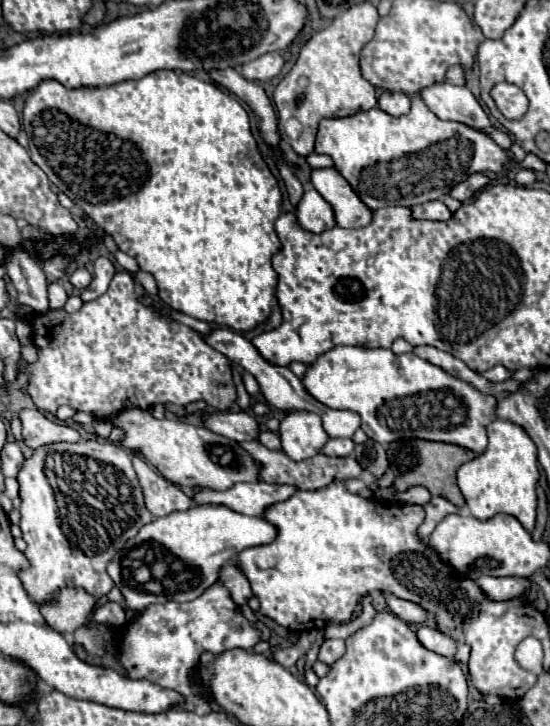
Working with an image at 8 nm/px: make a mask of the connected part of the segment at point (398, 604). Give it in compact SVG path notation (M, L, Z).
M389 597L387 605L389 605L391 613L395 613L399 619L403 619L407 623L423 623L429 617L429 613L423 613L423 609L419 609L419 605L411 603L411 601Z

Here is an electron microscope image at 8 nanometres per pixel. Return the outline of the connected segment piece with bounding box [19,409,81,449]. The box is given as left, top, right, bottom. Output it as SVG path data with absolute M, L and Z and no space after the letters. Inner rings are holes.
M37 409L19 411L19 417L23 423L23 439L31 449L35 449L39 445L55 443L55 441L79 441L81 439L79 431L75 427L55 423Z

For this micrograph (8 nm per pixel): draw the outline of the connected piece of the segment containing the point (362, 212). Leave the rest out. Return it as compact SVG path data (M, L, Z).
M313 169L311 183L333 207L339 227L357 229L371 223L371 209L367 209L363 201L359 201L357 193L335 169Z

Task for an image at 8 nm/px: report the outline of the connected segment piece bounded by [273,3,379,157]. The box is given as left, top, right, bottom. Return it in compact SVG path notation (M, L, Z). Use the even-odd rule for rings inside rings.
M361 3L331 21L331 25L319 33L315 33L301 49L291 71L281 79L273 93L273 101L279 113L281 137L295 149L297 155L305 157L313 151L317 125L323 117L347 117L357 111L367 111L377 107L377 95L371 83L361 77L359 69L359 53L361 47L371 41L375 33L375 25L379 21L379 13L375 5ZM287 119L299 119L303 125L303 133L299 139L289 139L285 133Z

